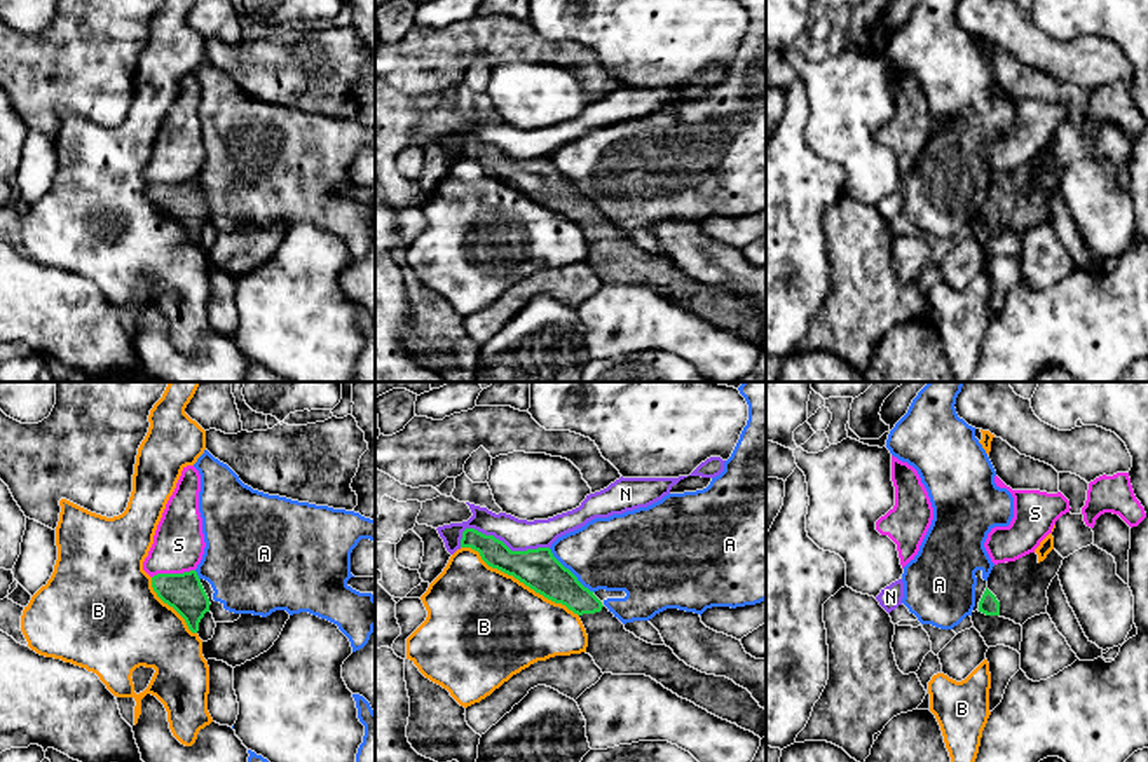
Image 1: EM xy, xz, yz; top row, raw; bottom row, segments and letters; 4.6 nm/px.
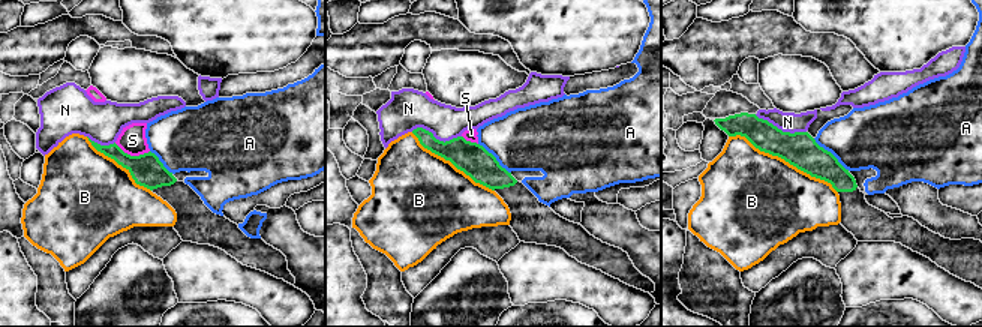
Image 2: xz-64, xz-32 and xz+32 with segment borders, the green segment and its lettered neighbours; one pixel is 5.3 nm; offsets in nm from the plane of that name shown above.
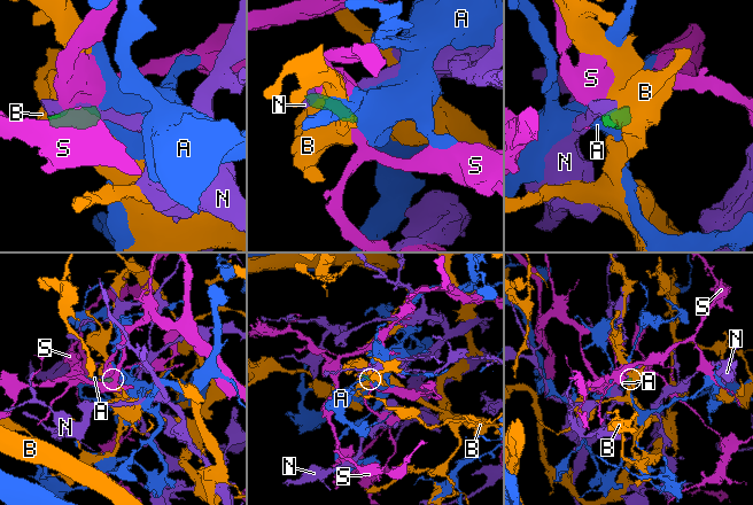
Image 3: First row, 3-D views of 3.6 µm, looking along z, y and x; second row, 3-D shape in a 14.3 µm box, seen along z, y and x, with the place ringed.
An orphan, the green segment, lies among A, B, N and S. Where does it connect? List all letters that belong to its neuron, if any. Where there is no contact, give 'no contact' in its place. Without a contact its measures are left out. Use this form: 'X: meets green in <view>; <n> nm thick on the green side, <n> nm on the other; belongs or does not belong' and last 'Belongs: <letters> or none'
A: meets green in xz; 190 nm thick on the green side, 360 nm on the other; does not belong
B: meets green in xz; 190 nm thick on the green side, 500 nm on the other; does not belong
N: meets green in xz; 190 nm thick on the green side, 140 nm on the other; does not belong
S: meets green in xy; 180 nm thick on the green side, 240 nm on the other; does not belong
Belongs: none

